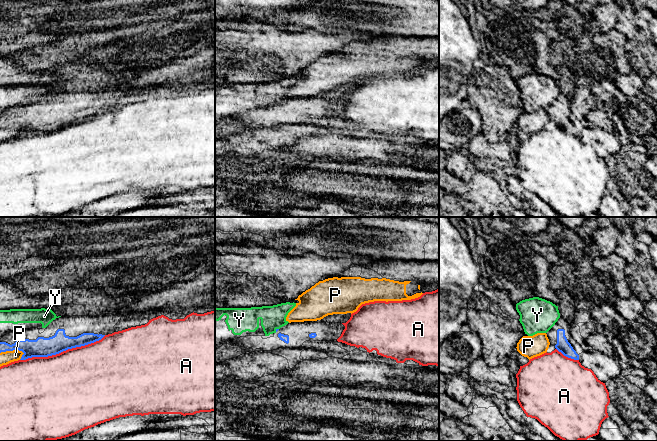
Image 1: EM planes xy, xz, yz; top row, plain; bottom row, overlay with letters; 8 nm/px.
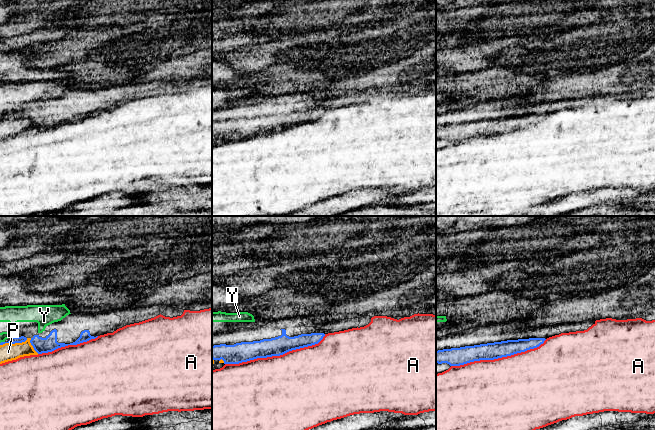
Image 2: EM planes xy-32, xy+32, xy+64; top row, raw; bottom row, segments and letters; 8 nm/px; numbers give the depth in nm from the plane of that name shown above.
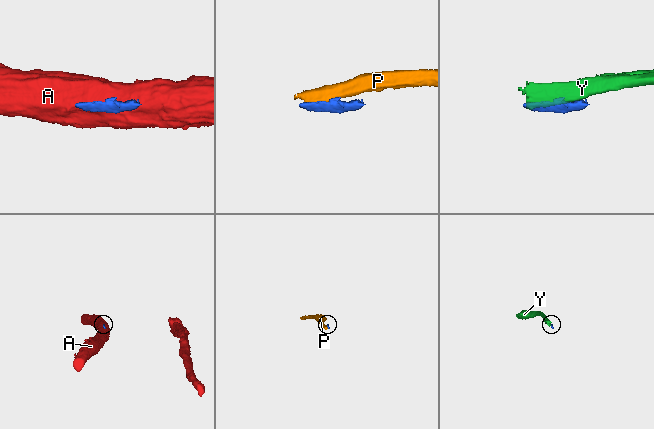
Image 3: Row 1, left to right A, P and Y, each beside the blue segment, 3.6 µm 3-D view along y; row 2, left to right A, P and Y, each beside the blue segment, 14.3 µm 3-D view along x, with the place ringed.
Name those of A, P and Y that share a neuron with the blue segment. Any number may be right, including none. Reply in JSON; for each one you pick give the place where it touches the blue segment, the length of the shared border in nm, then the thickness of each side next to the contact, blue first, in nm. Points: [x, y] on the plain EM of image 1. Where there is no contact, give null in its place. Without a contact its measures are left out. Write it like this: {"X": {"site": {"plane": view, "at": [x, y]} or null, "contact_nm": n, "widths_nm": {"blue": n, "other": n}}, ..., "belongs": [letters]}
{"belongs": []}

